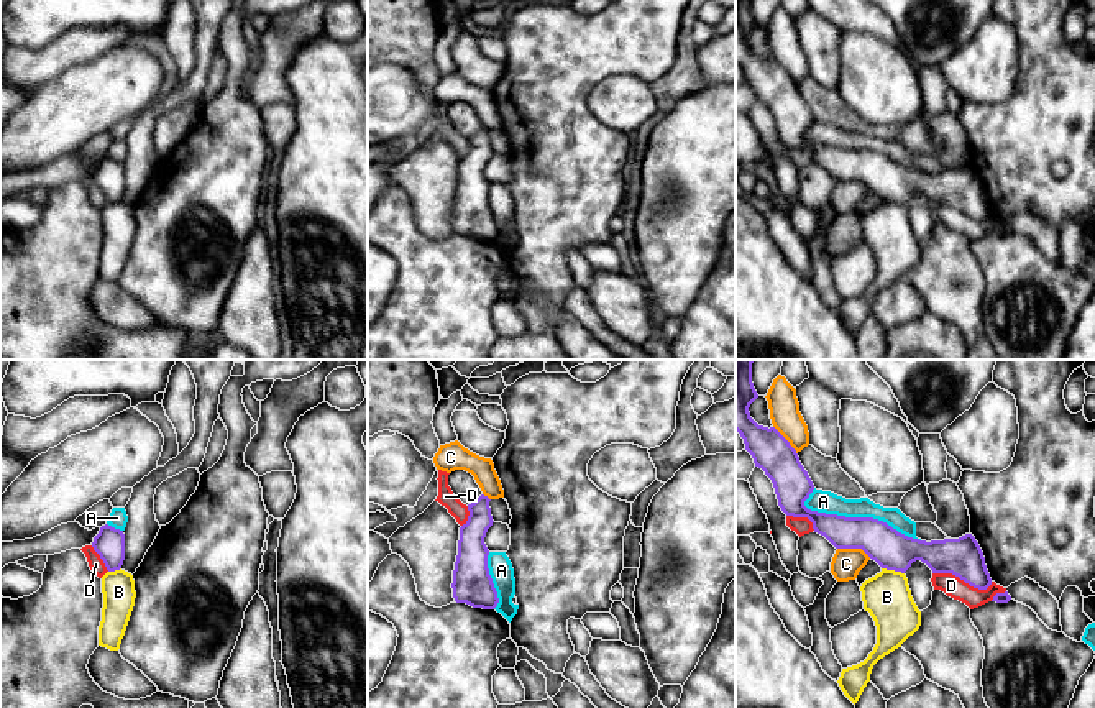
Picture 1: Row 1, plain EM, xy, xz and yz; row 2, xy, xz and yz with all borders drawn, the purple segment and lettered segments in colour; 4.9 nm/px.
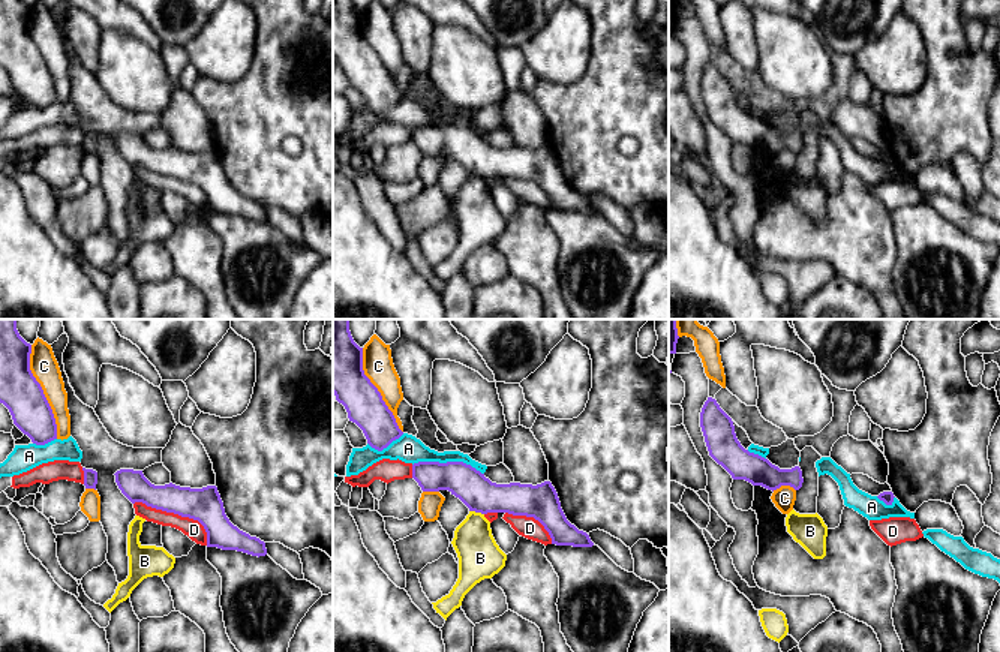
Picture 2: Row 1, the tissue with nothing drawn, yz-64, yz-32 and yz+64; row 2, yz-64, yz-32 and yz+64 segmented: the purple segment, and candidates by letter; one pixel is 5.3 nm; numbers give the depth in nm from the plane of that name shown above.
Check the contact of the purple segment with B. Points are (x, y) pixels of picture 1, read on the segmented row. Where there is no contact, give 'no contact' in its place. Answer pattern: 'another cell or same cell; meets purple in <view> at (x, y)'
another cell; meets purple in yz at (893, 569)

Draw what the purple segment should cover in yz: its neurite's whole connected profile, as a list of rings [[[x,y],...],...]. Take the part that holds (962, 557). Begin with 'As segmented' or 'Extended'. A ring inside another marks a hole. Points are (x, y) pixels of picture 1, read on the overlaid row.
As segmented. [[[735,360],[735,430],[752,455],[755,467],[772,480],[778,506],[786,516],[808,517],[814,532],[836,549],[862,549],[882,568],[905,573],[921,560],[932,573],[952,573],[974,588],[992,585],[983,552],[972,534],[959,539],[919,540],[908,537],[873,517],[845,517],[811,511],[804,501],[814,485],[796,450],[775,429],[758,425],[749,412],[758,398],[752,383],[754,360]]]

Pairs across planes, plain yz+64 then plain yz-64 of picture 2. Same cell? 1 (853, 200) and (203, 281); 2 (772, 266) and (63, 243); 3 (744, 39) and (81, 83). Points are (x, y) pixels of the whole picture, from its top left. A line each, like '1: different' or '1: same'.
1: same
2: different
3: different

